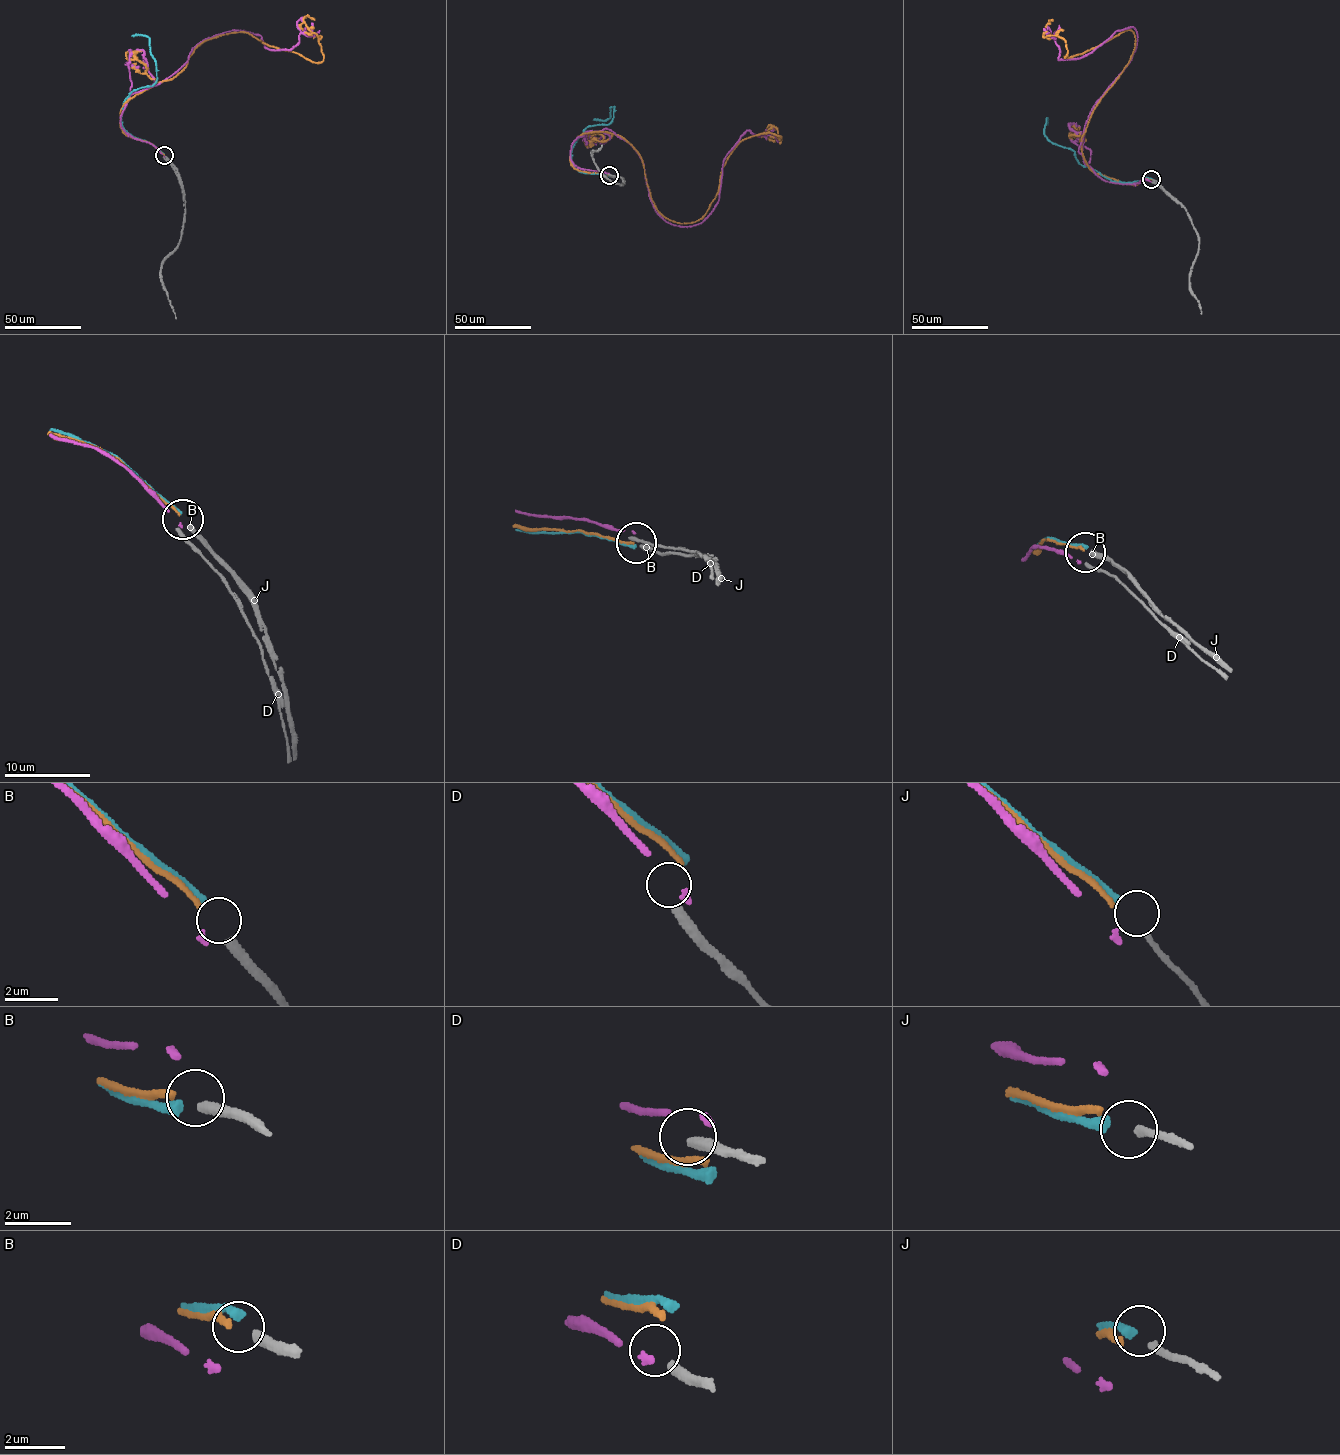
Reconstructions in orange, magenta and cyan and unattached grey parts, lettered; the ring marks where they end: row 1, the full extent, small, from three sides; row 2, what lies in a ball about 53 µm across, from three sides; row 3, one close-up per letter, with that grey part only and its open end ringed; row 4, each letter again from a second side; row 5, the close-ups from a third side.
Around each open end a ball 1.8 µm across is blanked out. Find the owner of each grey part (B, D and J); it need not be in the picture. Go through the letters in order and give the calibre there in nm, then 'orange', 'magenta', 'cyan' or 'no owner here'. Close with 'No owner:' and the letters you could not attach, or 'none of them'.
B: 360 nm | orange
D: 320 nm | no owner here
J: 220 nm | cyan
No owner: D

